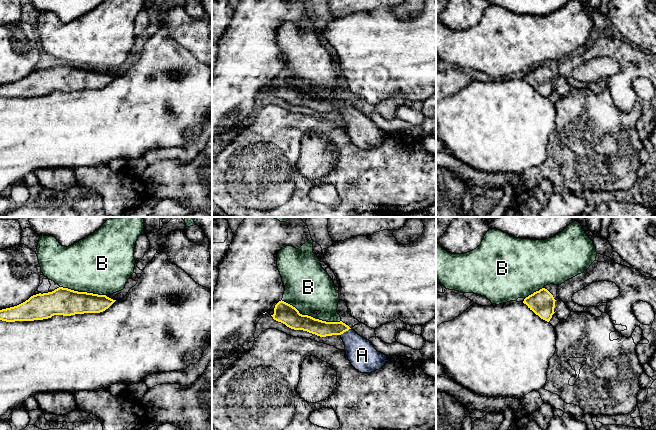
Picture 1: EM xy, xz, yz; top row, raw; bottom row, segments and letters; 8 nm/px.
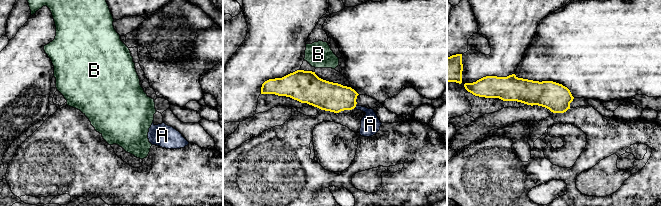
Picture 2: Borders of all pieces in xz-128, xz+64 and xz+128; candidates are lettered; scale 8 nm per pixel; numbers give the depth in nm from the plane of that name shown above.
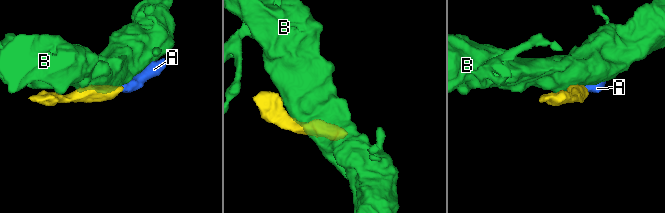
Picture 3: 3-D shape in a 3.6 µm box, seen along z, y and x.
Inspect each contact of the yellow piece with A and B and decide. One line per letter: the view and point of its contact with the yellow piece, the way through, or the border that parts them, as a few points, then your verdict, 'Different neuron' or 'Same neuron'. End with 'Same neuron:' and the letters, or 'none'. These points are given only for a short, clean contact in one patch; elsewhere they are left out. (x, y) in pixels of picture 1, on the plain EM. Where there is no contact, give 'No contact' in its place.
A: Touches yellow at xz (345, 107). Path across: xz (318, 103), (341, 104), (345, 107), (362, 131). Same neuron
B: Touches yellow at xz (310, 92). Different neuron
Same neuron: A

